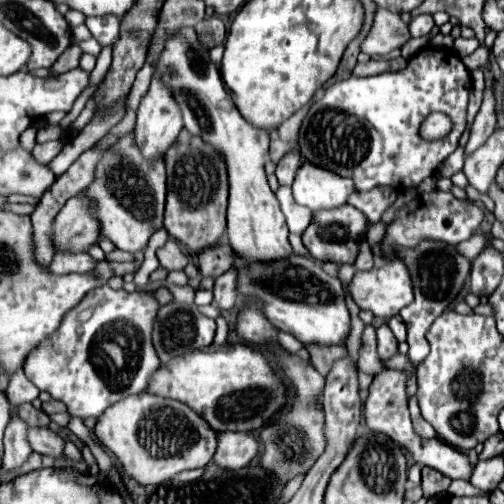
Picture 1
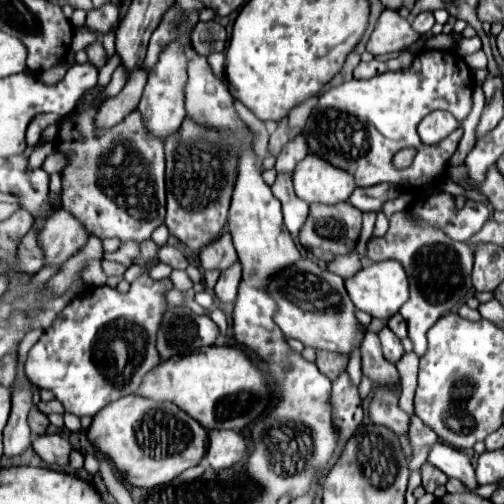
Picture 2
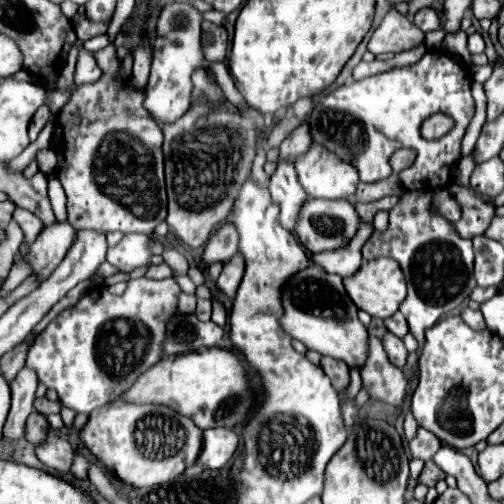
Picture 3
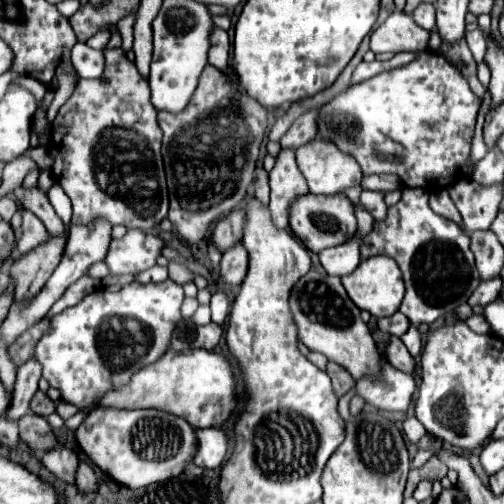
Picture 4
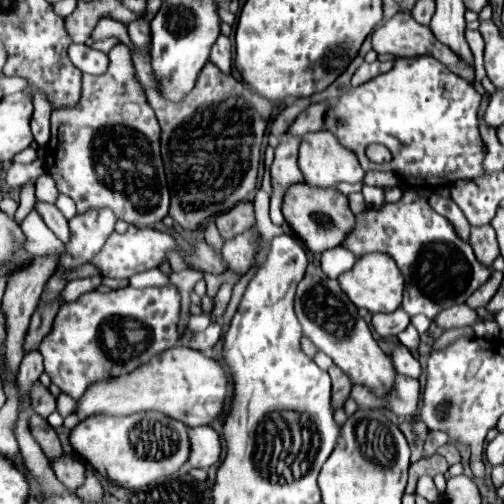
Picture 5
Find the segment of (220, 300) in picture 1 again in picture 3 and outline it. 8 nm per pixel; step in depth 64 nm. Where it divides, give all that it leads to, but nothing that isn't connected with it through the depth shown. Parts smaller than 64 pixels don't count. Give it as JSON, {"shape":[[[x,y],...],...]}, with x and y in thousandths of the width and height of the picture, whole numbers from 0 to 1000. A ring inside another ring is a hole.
{"shape":[[[468,504],[468,508],[440,532],[437,552],[429,556],[433,575],[437,575],[444,587],[464,591],[464,587],[468,587],[468,575],[472,575],[472,567],[476,567],[480,544],[484,544],[484,516],[480,516],[476,504]]]}

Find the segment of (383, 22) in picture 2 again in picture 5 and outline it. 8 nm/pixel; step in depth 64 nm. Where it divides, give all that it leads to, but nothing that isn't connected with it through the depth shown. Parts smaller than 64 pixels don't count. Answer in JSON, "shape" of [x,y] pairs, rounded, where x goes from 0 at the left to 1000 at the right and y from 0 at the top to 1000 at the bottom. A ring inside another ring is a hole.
{"shape":[[[790,24],[786,32],[778,32],[766,48],[758,48],[754,56],[746,56],[738,63],[738,95],[750,107],[778,107],[778,111],[833,111],[833,107],[849,107],[861,111],[865,119],[873,119],[877,127],[885,127],[897,143],[905,143],[909,151],[917,151],[921,159],[929,159],[937,171],[944,167],[944,147],[940,147],[940,131],[925,127],[921,119],[913,119],[913,111],[905,111],[905,103],[897,103],[889,91],[873,87],[861,71],[857,60],[849,52],[829,48],[810,24]]]}

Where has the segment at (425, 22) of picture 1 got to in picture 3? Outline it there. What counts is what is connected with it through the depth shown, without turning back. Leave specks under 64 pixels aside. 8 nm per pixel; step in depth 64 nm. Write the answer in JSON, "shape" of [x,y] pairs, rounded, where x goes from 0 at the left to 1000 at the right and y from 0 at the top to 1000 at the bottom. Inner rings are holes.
{"shape":[[[841,16],[821,32],[821,48],[837,63],[853,63],[873,54],[873,40],[861,16]]]}

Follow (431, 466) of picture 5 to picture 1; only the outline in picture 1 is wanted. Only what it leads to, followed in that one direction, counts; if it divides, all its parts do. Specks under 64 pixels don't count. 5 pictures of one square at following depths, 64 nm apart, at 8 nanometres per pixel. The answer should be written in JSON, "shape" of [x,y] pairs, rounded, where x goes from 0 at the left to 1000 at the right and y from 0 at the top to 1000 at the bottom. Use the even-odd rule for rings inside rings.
{"shape":[[[837,929],[837,972],[841,972],[841,988],[857,988],[869,984],[877,976],[889,972],[893,964],[893,948],[885,948],[881,940],[873,940],[869,933],[857,929]]]}

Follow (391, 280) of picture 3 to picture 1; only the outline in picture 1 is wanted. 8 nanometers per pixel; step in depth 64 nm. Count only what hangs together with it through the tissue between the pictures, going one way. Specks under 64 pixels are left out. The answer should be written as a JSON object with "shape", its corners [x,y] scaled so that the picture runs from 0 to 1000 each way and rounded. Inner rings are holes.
{"shape":[[[786,512],[778,520],[762,520],[758,528],[750,524],[746,532],[730,536],[730,540],[706,540],[694,560],[694,583],[718,615],[734,615],[746,631],[778,631],[821,595],[813,540],[794,512]]]}

